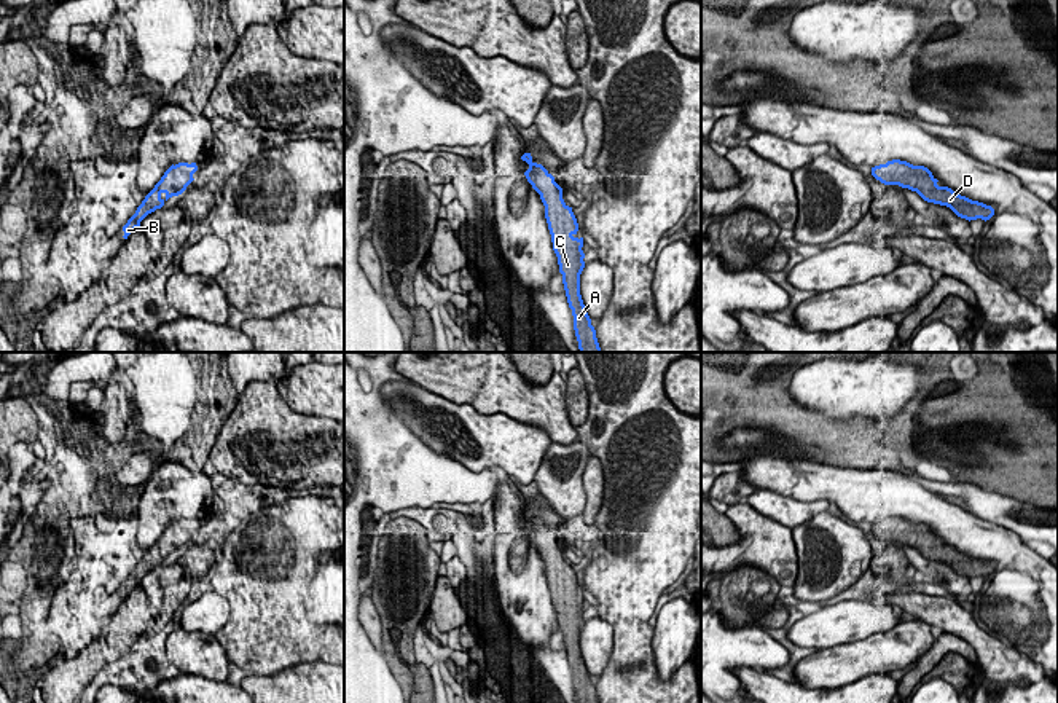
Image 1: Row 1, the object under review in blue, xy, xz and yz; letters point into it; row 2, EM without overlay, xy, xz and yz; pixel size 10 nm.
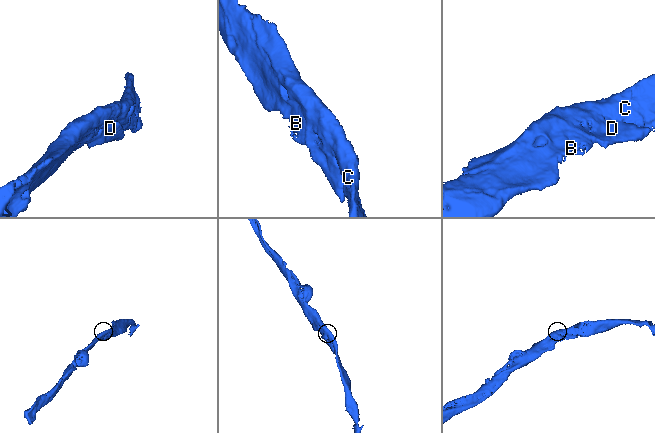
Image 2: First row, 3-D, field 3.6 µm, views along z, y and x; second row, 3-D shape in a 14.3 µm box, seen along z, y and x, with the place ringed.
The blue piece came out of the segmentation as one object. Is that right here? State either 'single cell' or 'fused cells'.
single cell

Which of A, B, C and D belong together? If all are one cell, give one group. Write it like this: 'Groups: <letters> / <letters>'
Groups: A B C D

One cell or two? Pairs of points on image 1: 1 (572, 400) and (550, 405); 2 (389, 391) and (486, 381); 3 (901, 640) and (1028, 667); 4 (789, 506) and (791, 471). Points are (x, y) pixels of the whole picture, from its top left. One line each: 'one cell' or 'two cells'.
1: two cells
2: two cells
3: two cells
4: two cells

